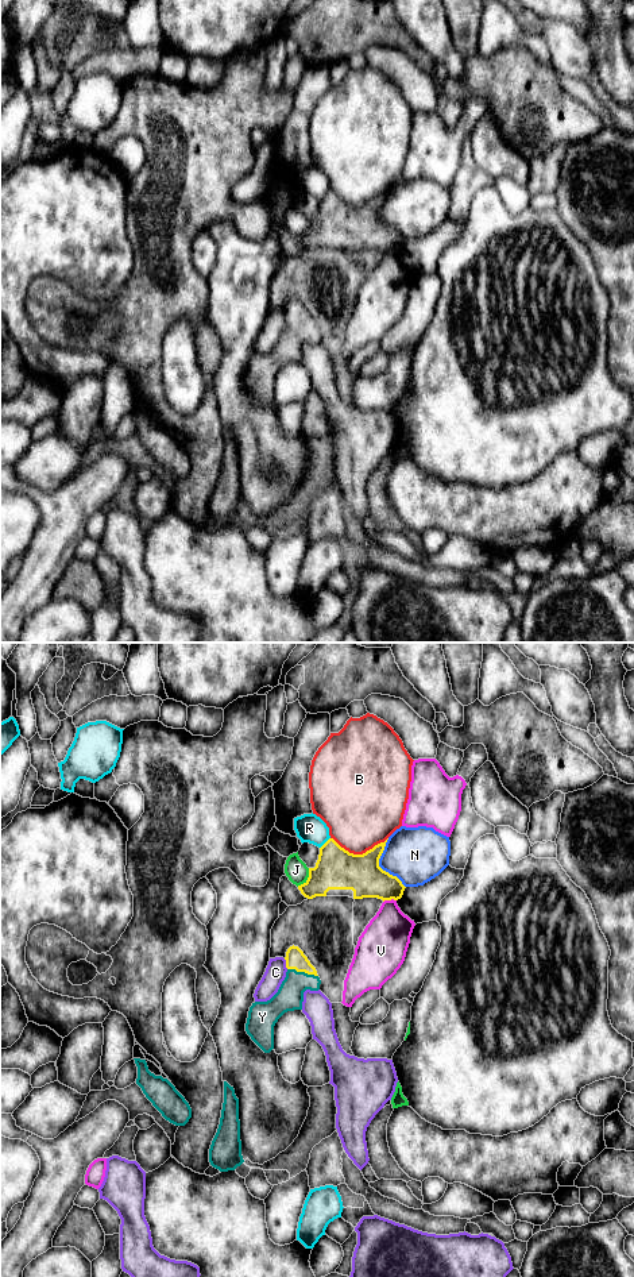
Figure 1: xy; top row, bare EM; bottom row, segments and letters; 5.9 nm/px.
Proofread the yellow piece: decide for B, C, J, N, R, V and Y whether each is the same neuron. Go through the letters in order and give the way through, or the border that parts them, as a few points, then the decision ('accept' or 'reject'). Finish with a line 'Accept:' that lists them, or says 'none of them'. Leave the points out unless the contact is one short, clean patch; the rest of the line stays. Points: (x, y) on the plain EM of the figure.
B: reject
C: reject
J: reject
N: reject
R: reject
V: reject
Y: across xy (296, 311), (302, 323), (290, 347) | accept
Accept: Y

